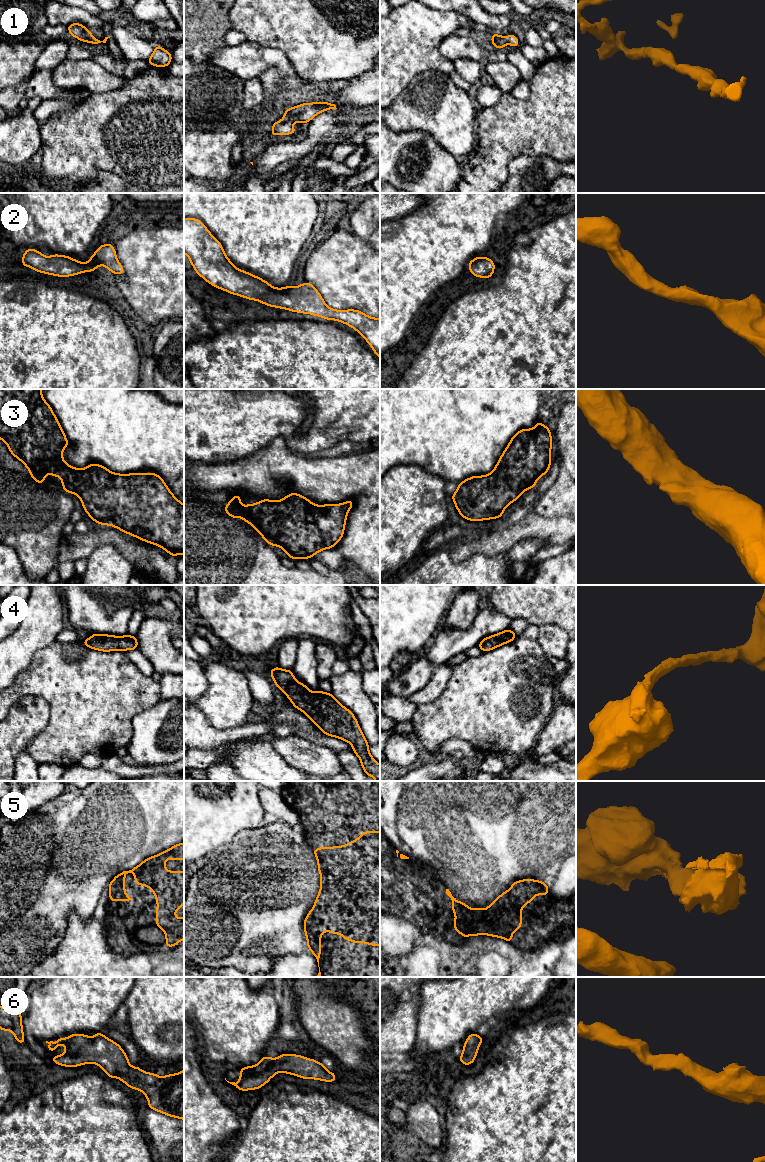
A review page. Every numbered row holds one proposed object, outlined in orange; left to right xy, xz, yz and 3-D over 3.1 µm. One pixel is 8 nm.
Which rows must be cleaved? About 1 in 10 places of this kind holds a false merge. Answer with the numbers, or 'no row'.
no row

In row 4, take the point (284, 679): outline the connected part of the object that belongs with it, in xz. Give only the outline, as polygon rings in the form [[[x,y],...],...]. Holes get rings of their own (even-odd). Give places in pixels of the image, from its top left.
[[[279,666],[269,671],[274,684],[288,697],[293,706],[304,714],[322,731],[322,733],[347,741],[353,746],[353,752],[359,757],[366,775],[380,781],[380,765],[369,753],[367,743],[354,714],[345,708],[332,693],[319,690],[317,693],[309,690],[303,683],[295,680],[292,670],[282,670]]]

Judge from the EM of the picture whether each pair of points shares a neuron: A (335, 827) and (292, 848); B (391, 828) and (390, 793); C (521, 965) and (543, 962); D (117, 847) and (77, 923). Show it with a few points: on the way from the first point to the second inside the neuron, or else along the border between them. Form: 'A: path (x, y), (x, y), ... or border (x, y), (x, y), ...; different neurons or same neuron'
A: border (302, 833), (317, 861); different neurons
B: path (390, 819), (390, 802); same neuron
C: path (526, 965), (538, 965); same neuron
D: border (92, 915), (83, 919), (71, 911), (64, 934); different neurons

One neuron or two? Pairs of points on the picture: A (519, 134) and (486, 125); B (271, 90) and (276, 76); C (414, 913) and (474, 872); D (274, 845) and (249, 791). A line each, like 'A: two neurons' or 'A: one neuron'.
A: one neuron
B: one neuron
C: two neurons
D: two neurons

